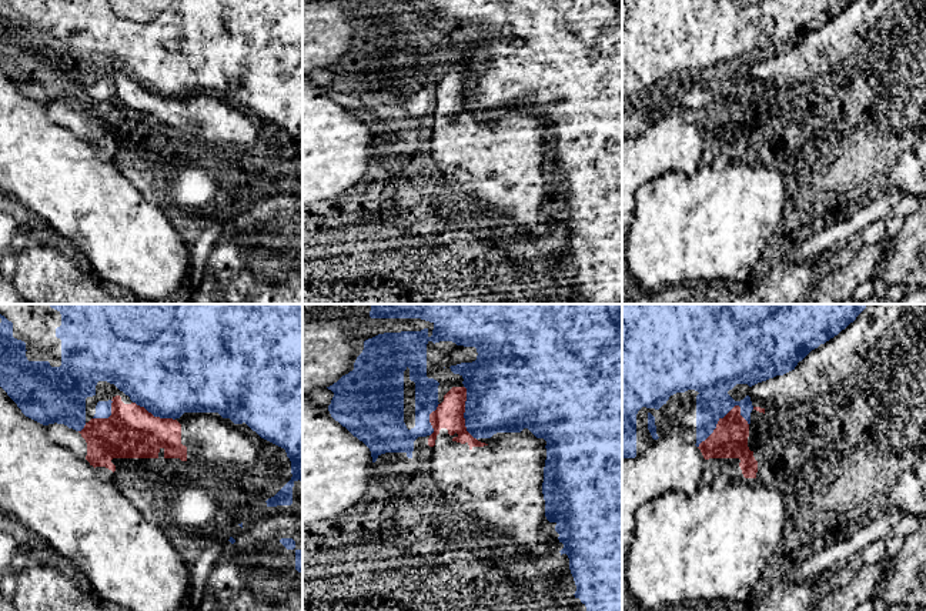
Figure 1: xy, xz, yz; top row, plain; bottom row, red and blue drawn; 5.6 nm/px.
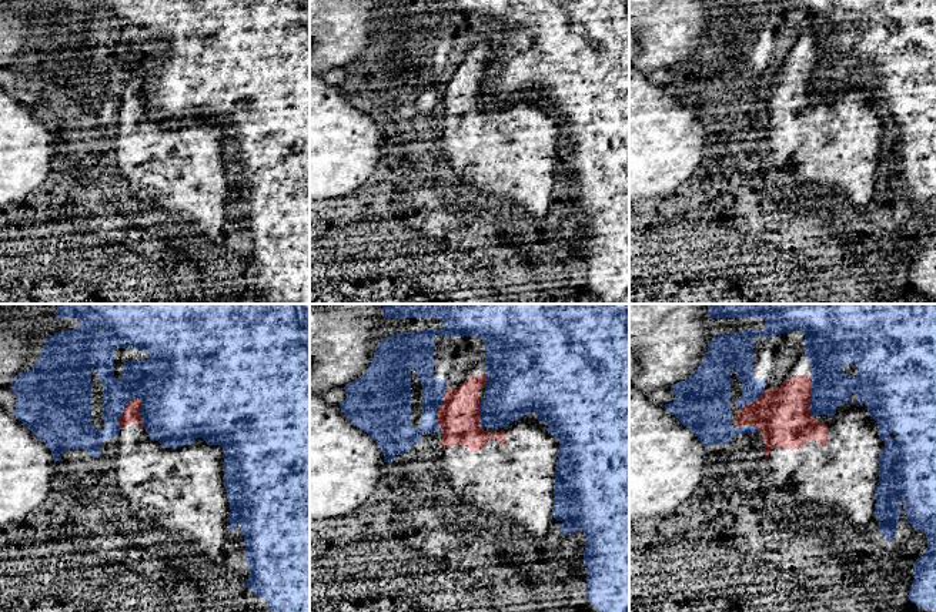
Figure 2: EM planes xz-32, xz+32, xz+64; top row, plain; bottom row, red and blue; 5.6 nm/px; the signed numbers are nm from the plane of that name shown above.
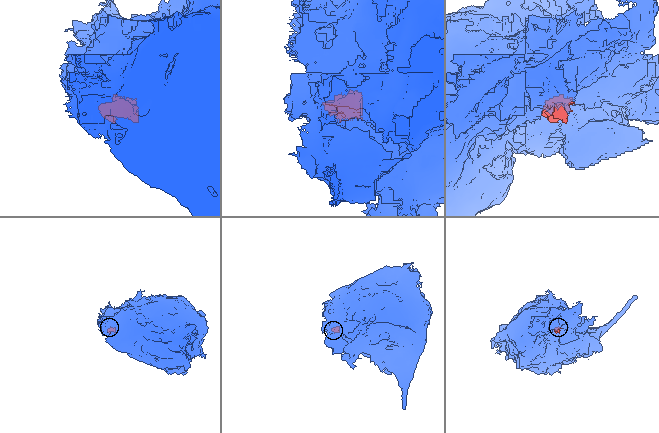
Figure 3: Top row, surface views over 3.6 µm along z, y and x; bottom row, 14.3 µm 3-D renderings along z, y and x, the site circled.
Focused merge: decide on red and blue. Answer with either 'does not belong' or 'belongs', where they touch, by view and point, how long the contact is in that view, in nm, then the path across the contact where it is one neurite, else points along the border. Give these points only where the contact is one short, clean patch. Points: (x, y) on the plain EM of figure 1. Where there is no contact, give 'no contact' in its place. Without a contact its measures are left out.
does not belong | yz (716, 104) | 340 nm

